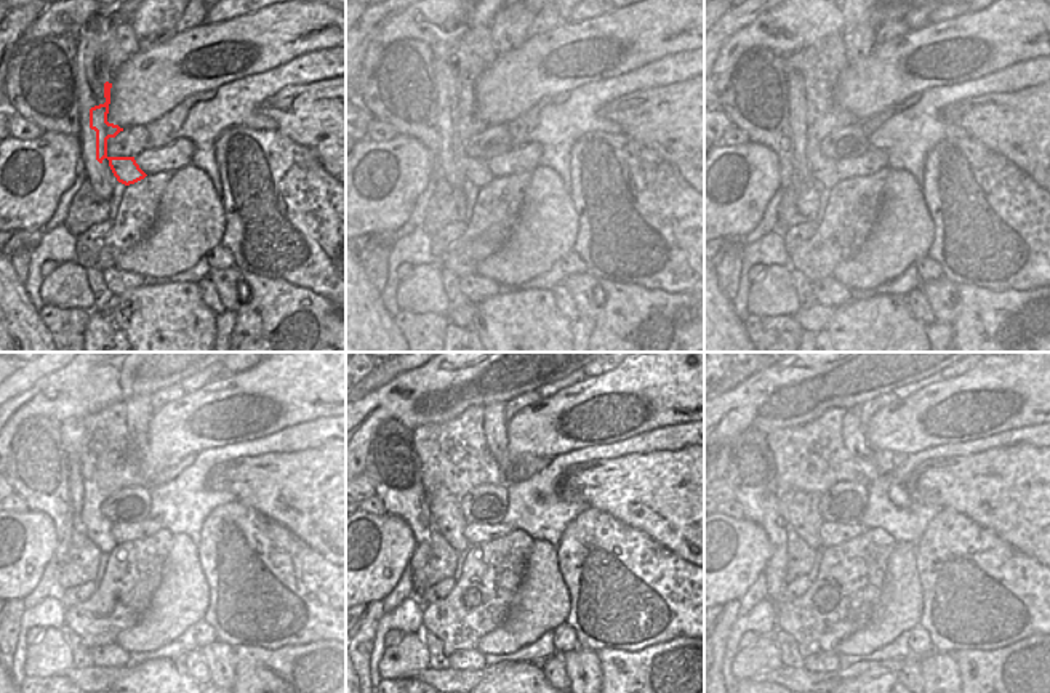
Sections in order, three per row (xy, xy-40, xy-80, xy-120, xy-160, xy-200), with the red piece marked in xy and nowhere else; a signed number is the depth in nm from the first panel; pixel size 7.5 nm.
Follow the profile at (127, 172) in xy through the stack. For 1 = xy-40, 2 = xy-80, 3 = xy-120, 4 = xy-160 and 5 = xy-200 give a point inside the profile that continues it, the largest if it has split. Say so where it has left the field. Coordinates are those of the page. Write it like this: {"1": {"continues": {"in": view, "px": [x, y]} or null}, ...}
{"1": {"continues": {"in": "xy-40", "px": [463, 120]}}, "2": {"continues": {"in": "xy-80", "px": [825, 116]}}, "3": {"continues": {"in": "xy-120", "px": [112, 464]}}, "4": {"continues": {"in": "xy-160", "px": [450, 469]}}, "5": {"continues": {"in": "xy-200", "px": [805, 469]}}}

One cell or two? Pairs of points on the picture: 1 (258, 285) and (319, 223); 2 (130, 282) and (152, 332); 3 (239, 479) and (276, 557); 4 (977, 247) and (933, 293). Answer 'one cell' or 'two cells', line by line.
1: two cells
2: two cells
3: two cells
4: two cells

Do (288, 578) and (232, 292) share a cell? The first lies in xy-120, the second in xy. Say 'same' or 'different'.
different

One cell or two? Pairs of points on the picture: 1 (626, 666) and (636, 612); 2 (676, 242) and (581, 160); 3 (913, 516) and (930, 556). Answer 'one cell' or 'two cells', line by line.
1: two cells
2: one cell
3: two cells

